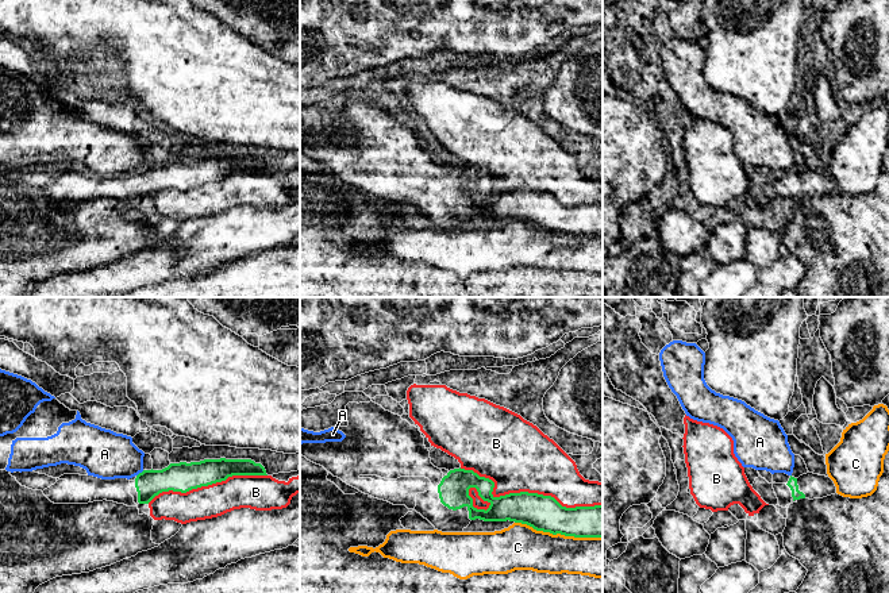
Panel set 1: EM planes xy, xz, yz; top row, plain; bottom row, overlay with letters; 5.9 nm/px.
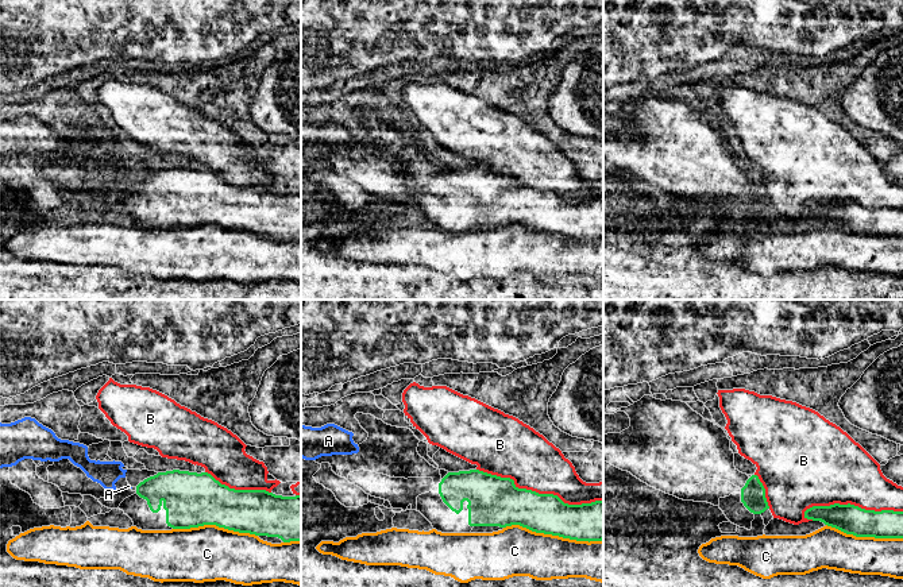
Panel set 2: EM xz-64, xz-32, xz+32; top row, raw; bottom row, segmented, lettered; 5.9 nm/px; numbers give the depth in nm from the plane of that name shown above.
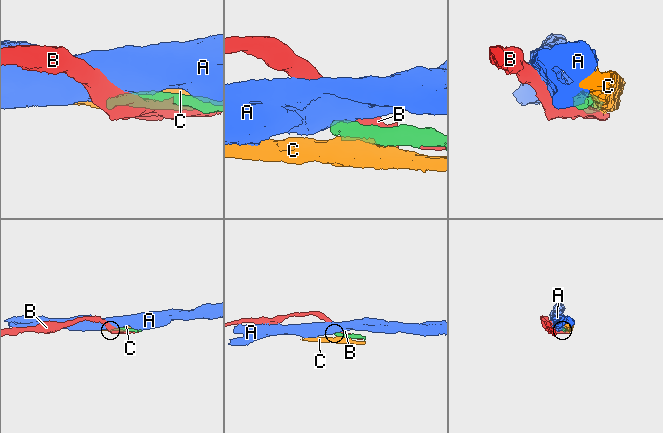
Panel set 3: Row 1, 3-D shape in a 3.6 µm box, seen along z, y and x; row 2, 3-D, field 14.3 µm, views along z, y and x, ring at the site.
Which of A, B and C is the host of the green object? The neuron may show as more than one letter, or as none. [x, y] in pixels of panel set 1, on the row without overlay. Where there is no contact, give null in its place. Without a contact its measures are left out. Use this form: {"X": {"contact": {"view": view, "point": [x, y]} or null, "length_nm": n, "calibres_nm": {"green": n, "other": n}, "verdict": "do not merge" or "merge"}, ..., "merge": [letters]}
{"A": {"contact": {"view": "xy", "point": [139, 170]}, "length_nm": 60, "calibres_nm": {"green": 180, "other": 280}, "verdict": "do not merge"}, "B": {"contact": {"view": "xz", "point": [524, 189]}, "length_nm": 900, "calibres_nm": {"green": 220, "other": 420}, "verdict": "do not merge"}, "C": {"contact": {"view": "xz", "point": [558, 230]}, "length_nm": 550, "calibres_nm": {"green": 220, "other": 280}, "verdict": "do not merge"}, "merge": []}

